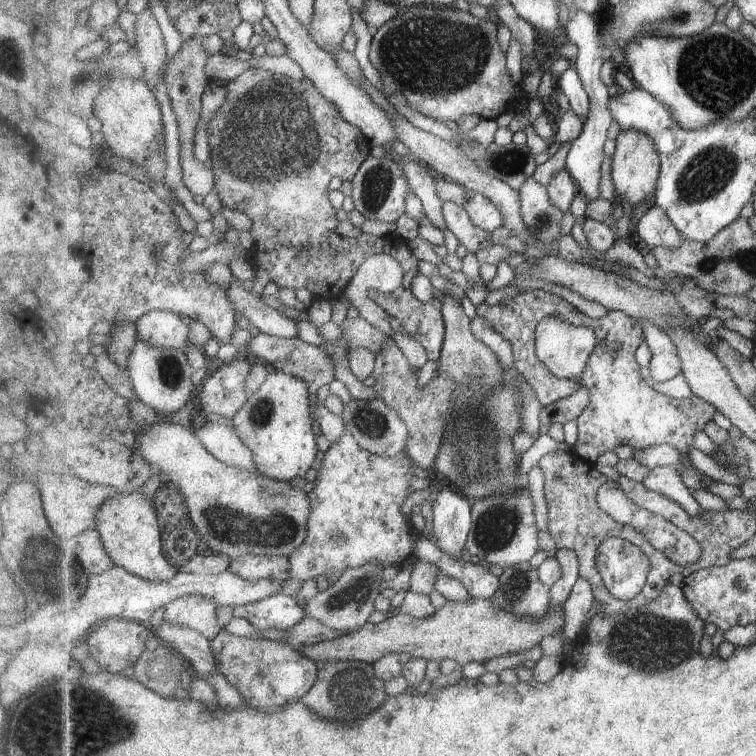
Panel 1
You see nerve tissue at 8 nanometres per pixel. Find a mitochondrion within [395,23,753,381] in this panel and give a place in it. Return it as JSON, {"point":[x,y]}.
{"point":[707,173]}

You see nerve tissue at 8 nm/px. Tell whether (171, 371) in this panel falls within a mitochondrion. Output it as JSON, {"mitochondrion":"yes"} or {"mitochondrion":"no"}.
{"mitochondrion":"yes"}

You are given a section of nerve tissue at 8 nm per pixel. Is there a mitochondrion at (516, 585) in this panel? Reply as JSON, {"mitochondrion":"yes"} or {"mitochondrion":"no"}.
{"mitochondrion":"yes"}

